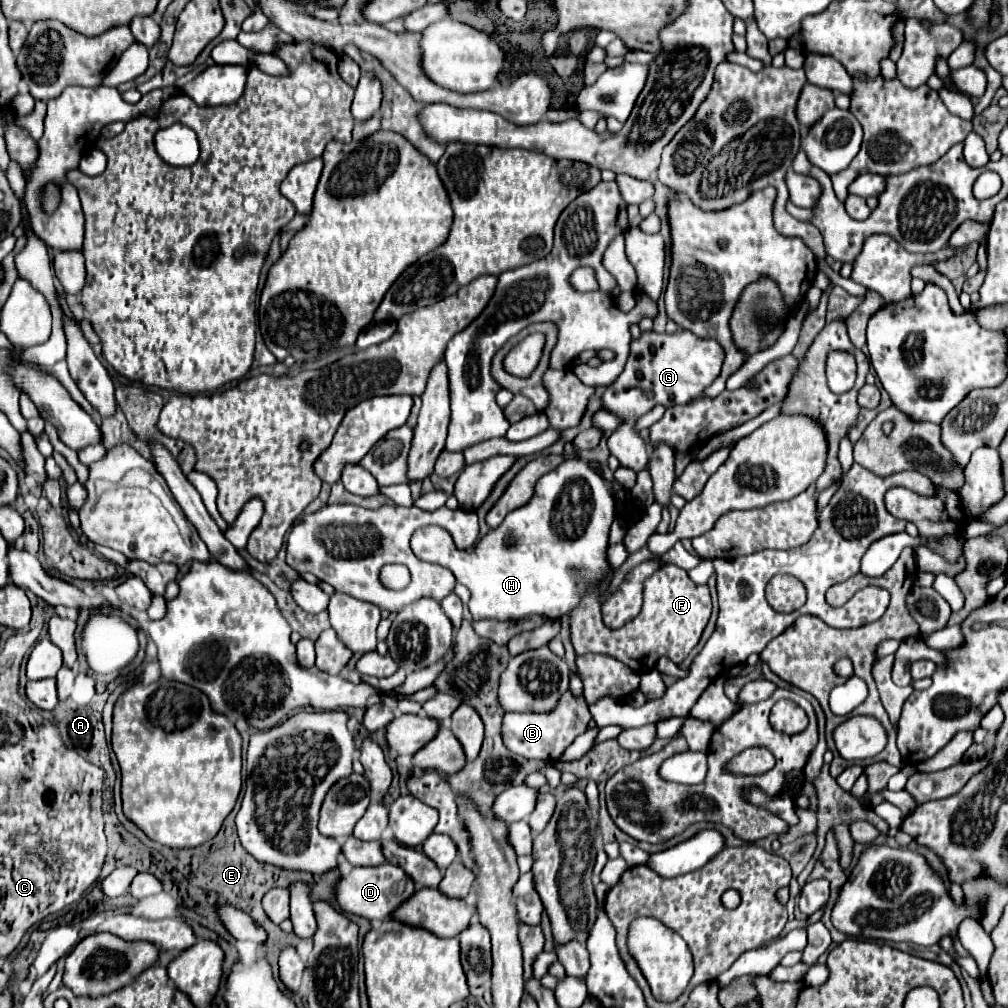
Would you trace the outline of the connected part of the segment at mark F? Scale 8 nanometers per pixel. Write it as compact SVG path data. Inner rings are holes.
M662 565L656 573L652 573L644 581L644 605L636 619L626 623L620 629L610 629L602 621L600 611L600 595L608 591L612 581L612 575L604 577L594 587L588 587L584 591L584 597L572 613L568 613L570 621L570 639L576 653L590 653L598 651L604 655L610 655L624 665L628 665L636 673L646 673L648 669L656 667L656 661L660 657L668 657L676 665L680 665L688 653L698 645L702 631L710 619L712 613L712 601L710 591L706 585L696 585L684 569L676 565Z

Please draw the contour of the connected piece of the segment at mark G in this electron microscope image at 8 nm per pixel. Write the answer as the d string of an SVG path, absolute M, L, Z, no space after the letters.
M644 331L640 339L632 339L624 371L602 395L602 407L620 417L620 429L608 437L608 449L620 465L630 467L632 471L646 469L648 465L650 455L636 429L636 417L642 417L654 405L672 407L700 397L700 393L718 377L722 361L724 351L718 341L700 339L690 331L678 331L672 335Z

